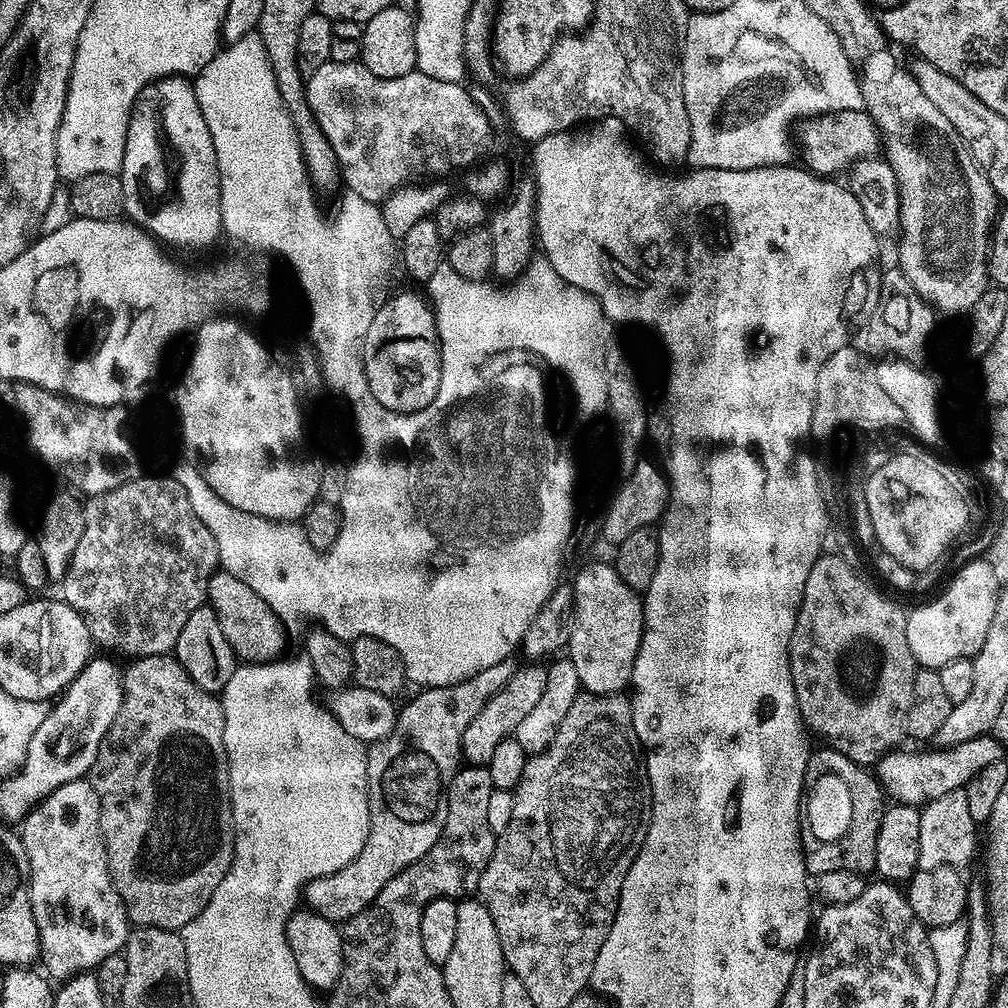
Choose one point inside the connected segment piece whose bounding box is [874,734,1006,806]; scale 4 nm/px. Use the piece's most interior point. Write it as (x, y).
(919, 778)

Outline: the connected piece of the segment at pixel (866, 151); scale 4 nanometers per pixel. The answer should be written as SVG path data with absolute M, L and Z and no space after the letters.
M863 109L813 117L803 121L801 126L800 144L798 140L798 150L799 153L801 150L803 158L801 161L809 171L825 178L847 171L858 160L871 159L881 147L876 125Z

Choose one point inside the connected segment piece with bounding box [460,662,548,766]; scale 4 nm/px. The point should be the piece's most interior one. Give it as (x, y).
(497, 721)

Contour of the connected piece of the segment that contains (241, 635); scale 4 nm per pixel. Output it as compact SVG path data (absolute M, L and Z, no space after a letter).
M223 570L213 572L206 585L206 604L215 614L226 642L241 661L275 660L283 653L280 651L284 648L285 625L272 613L270 606L266 606L266 602L262 602L246 582L242 582L242 578L234 578L234 574Z

